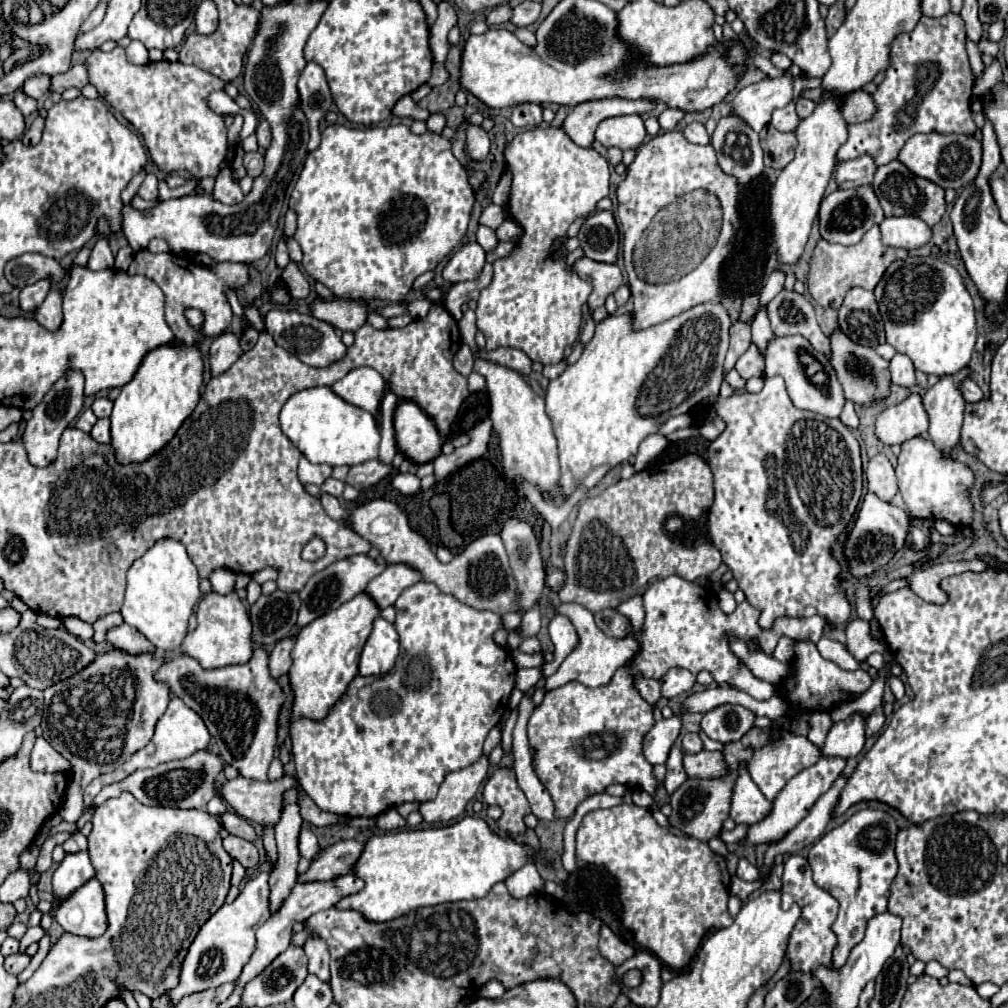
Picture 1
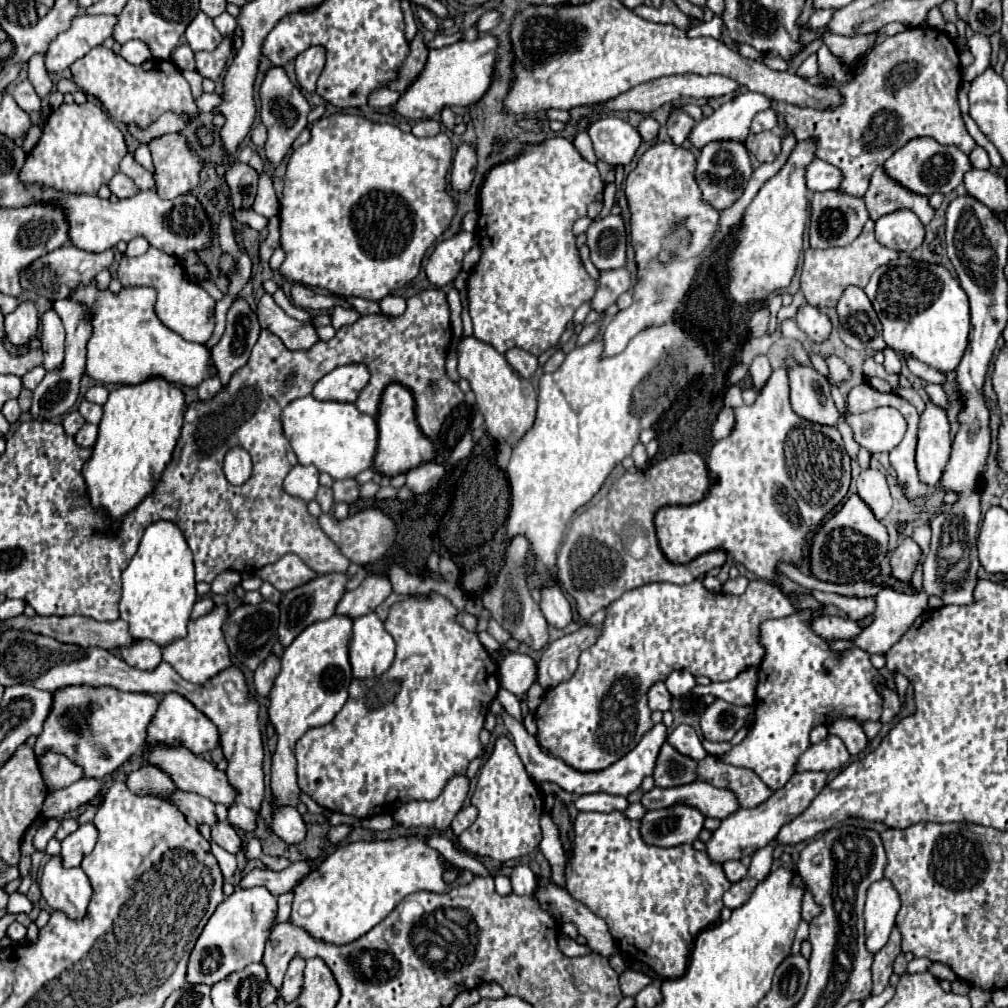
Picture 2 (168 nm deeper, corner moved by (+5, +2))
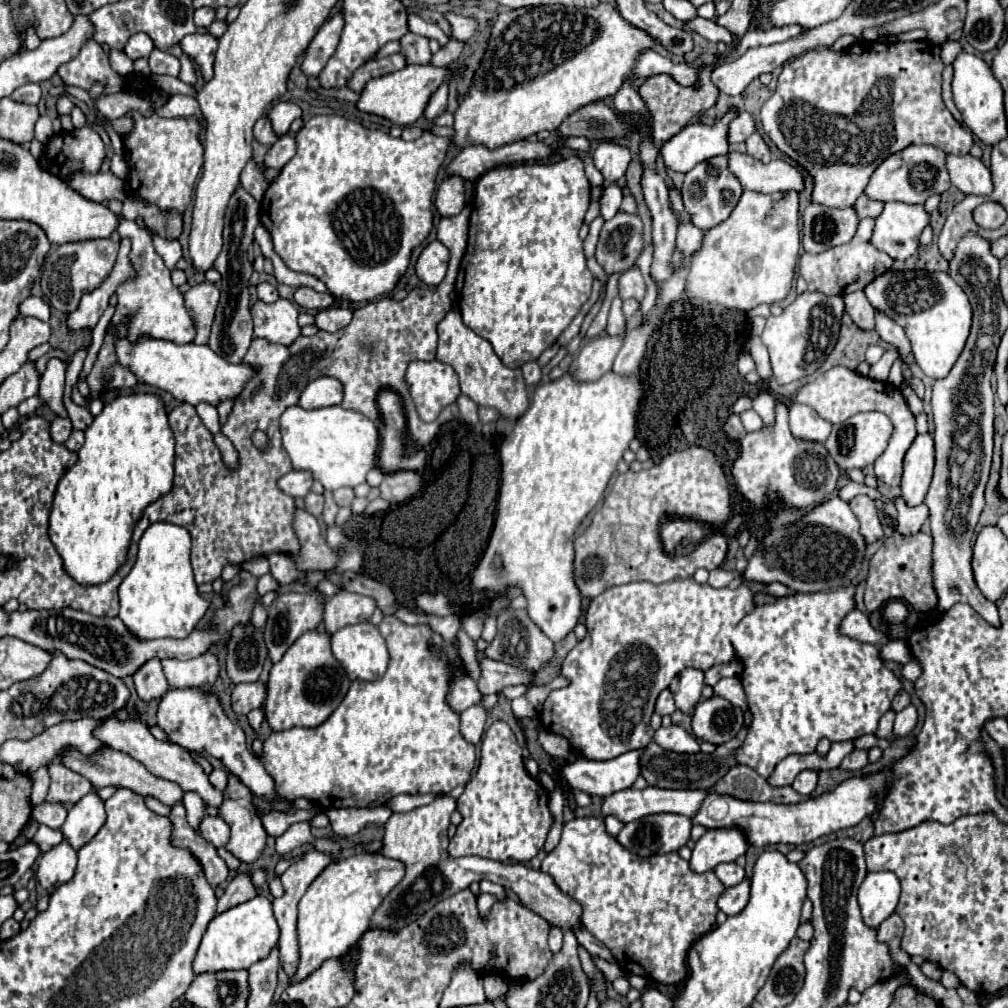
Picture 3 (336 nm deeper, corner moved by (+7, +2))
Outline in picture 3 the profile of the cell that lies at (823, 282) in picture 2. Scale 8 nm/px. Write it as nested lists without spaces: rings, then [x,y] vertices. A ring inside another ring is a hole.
[[[864,218],[858,224],[856,236],[842,246],[830,248],[820,254],[802,254],[800,258],[800,276],[808,282],[808,292],[820,292],[824,296],[844,296],[848,292],[864,290],[880,272],[886,272],[892,266],[892,258],[886,252],[880,252],[878,248],[872,246],[870,236],[872,236],[874,220]]]

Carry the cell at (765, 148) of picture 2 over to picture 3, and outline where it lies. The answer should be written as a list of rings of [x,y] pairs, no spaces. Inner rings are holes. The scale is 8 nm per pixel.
[[[752,134],[748,140],[746,140],[746,150],[752,158],[760,160],[762,164],[768,164],[772,160],[772,154],[770,154],[770,148],[768,144],[764,142],[764,138],[760,134]]]

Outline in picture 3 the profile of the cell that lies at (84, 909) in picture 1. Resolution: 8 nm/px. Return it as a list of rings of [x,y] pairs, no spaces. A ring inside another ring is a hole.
[[[68,842],[58,844],[50,852],[44,852],[42,858],[38,860],[36,878],[48,894],[52,894],[60,884],[70,882],[74,874],[76,874],[76,850]]]

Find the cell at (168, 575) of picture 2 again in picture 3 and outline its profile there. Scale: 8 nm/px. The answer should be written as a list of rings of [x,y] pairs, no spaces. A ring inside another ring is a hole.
[[[154,522],[146,528],[138,544],[138,556],[118,588],[120,614],[118,618],[136,638],[186,638],[198,620],[210,608],[194,582],[190,566],[190,534],[186,528],[170,522]]]

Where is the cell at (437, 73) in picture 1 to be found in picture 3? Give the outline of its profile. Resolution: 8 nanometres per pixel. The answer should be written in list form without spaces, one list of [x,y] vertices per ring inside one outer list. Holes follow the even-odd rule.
[[[392,54],[392,56],[384,56],[380,60],[370,60],[354,72],[352,80],[348,82],[348,88],[356,90],[356,92],[362,92],[368,80],[392,74],[396,70],[402,70],[404,66],[406,66],[406,58],[402,54]]]

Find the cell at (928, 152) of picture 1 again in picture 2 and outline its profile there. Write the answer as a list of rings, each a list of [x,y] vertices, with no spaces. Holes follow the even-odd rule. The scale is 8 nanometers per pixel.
[[[914,138],[906,146],[896,150],[882,164],[882,168],[894,182],[902,184],[906,190],[920,196],[932,196],[934,192],[950,194],[962,182],[964,172],[970,170],[970,160],[956,146],[942,146],[934,138]]]

